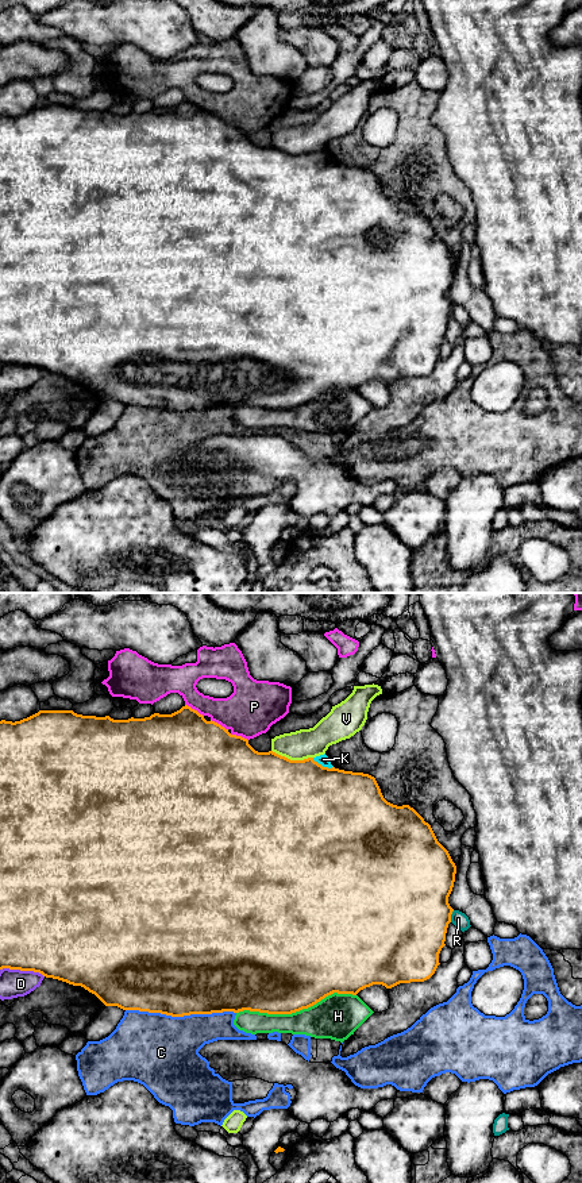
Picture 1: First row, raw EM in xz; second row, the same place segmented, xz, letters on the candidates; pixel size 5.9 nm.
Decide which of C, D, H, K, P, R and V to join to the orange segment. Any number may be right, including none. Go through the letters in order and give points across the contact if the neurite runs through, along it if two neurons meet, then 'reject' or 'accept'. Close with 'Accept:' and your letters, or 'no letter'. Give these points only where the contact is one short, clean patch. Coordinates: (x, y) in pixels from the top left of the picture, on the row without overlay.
C: reject
D: reject
H: reject
K: reject
P: reject
R: reject
V: reject
Accept: no letter

